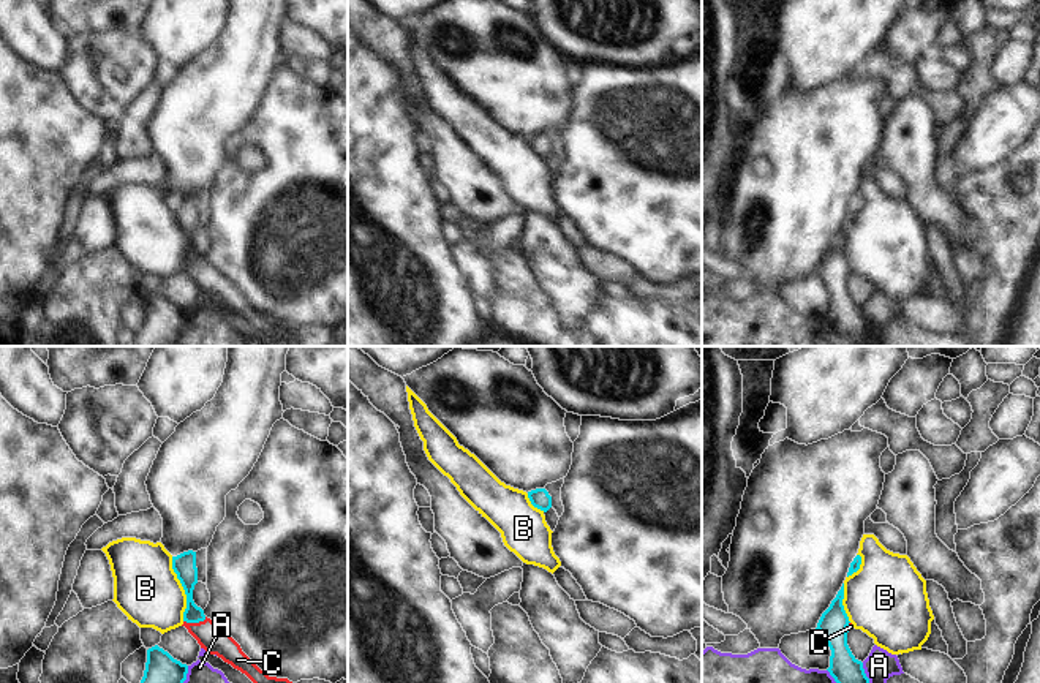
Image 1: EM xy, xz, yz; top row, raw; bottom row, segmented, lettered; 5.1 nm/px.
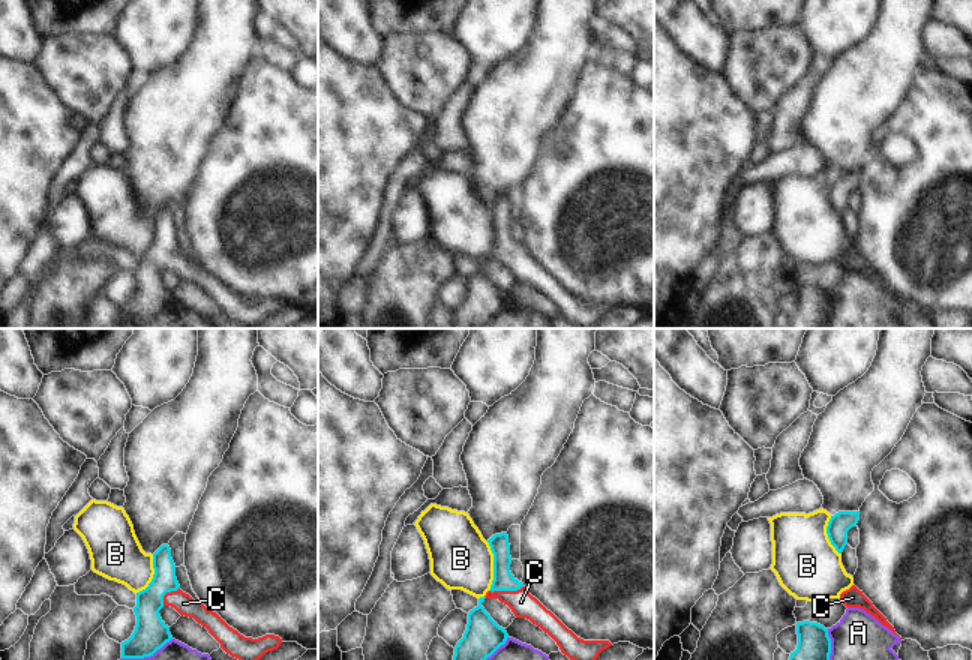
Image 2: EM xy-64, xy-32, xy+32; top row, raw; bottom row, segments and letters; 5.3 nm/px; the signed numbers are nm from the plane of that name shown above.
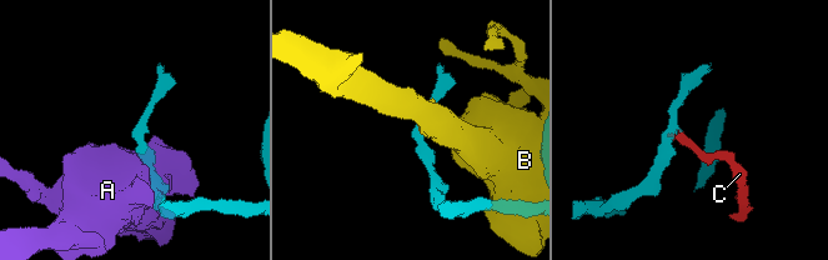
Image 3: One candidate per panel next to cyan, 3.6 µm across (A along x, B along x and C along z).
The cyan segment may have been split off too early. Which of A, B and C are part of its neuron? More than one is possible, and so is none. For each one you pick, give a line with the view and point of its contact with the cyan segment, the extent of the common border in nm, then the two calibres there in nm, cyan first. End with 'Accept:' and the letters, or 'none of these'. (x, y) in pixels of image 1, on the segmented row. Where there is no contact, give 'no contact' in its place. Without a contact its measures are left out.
C: contact xy (195, 622); length 120 nm; calibres 100 and 140 nm
Accept: C

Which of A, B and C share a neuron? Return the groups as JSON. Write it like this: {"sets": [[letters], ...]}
{"sets": [["A"], ["B"], ["C"]]}

